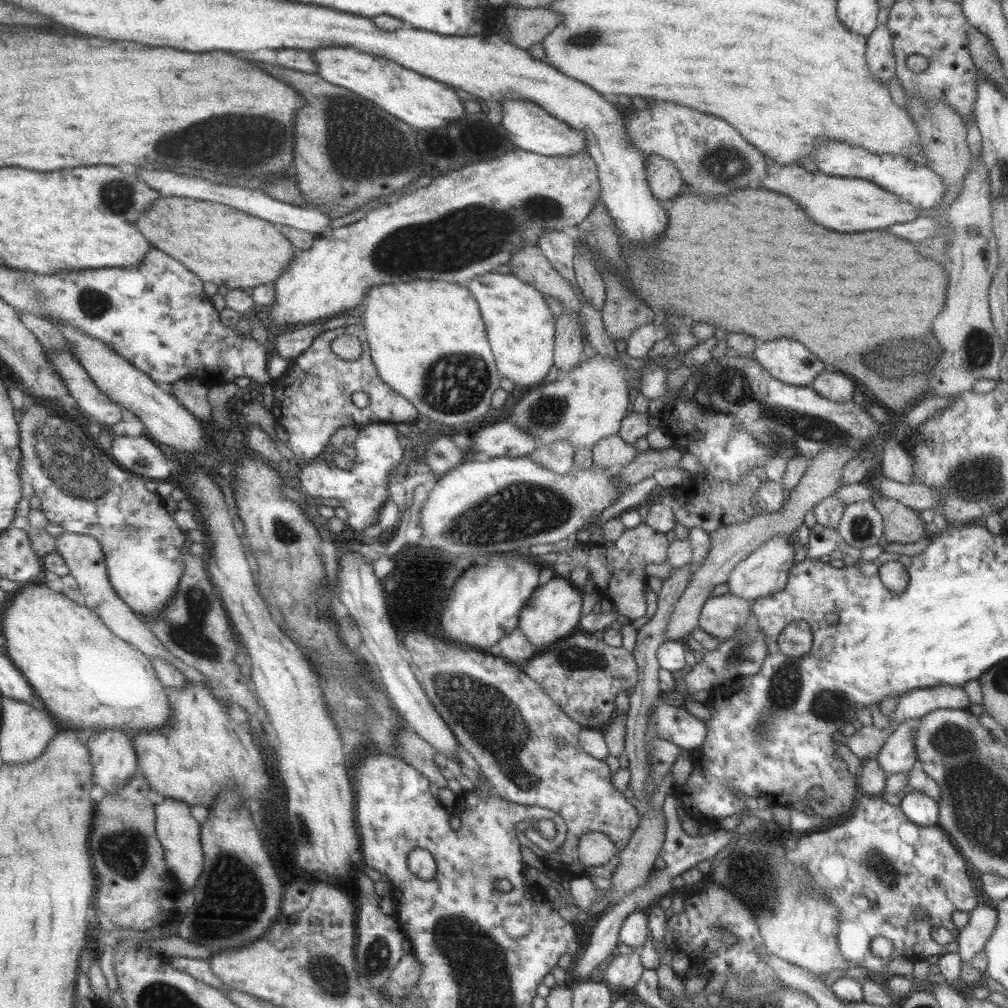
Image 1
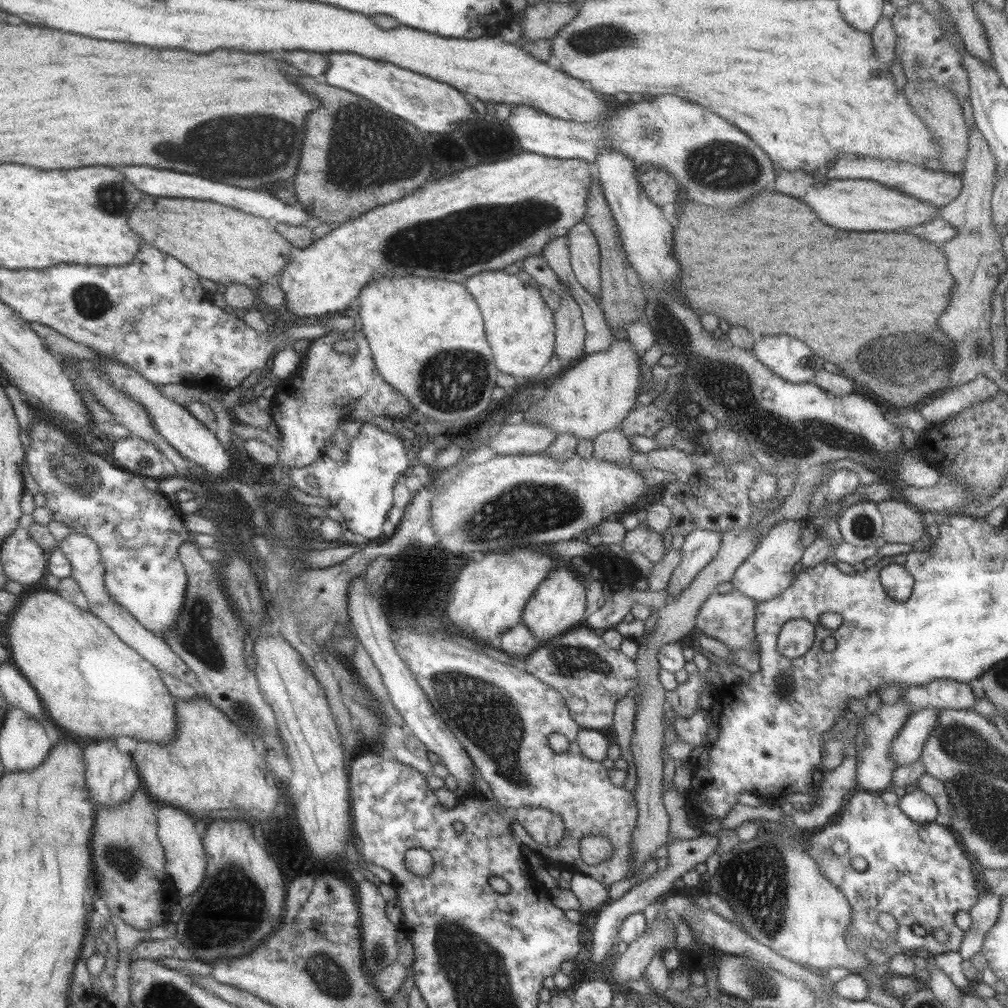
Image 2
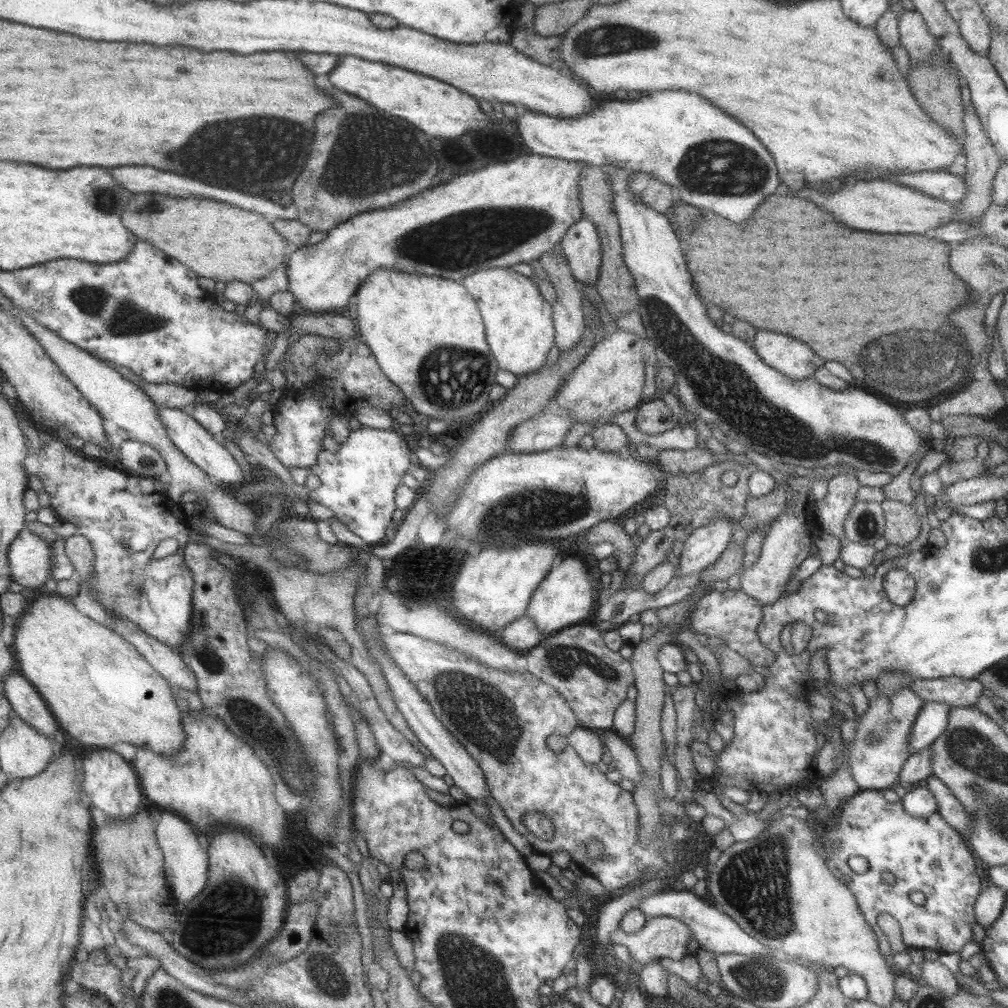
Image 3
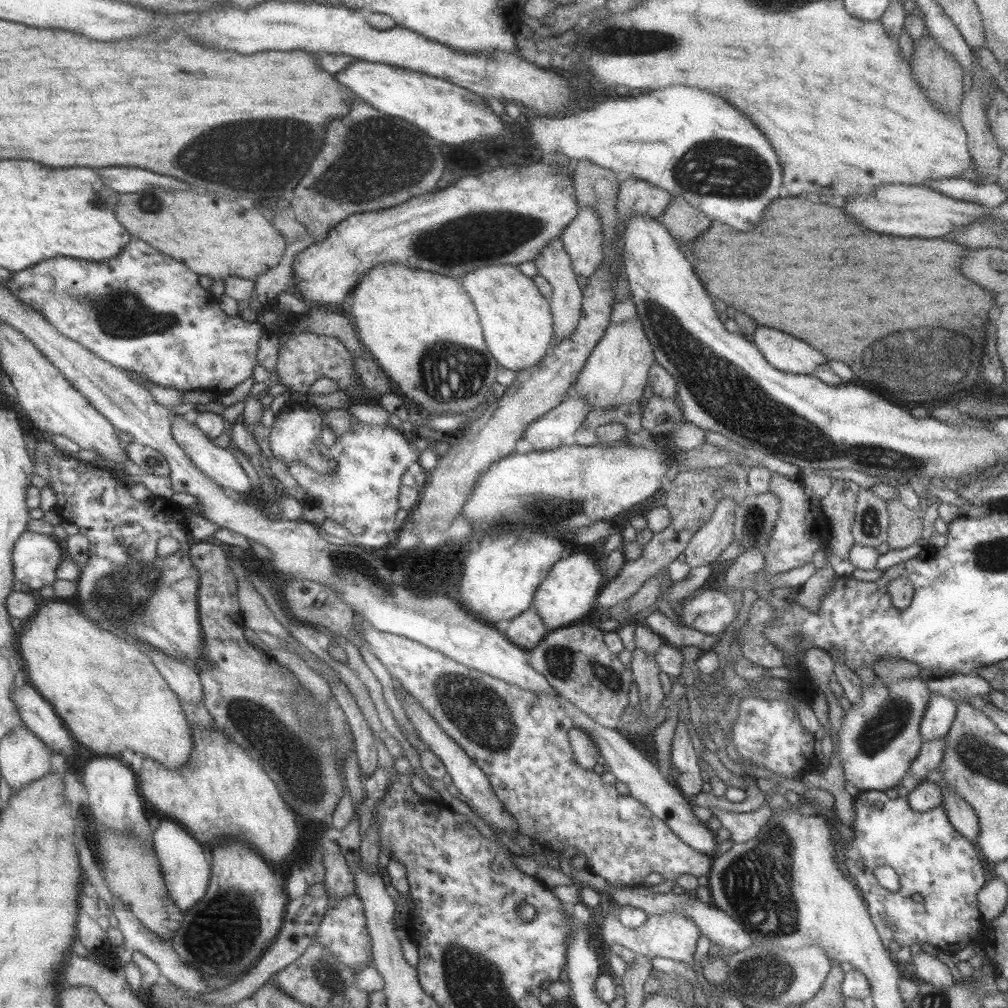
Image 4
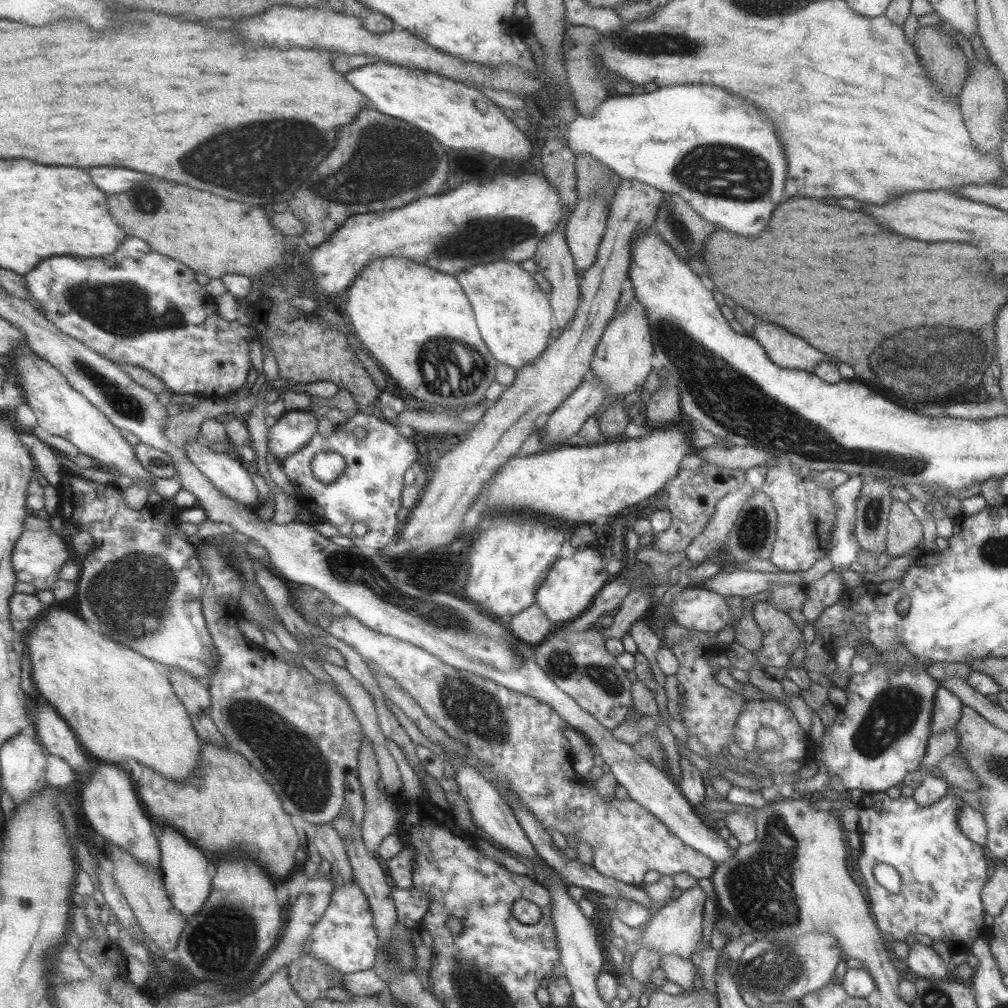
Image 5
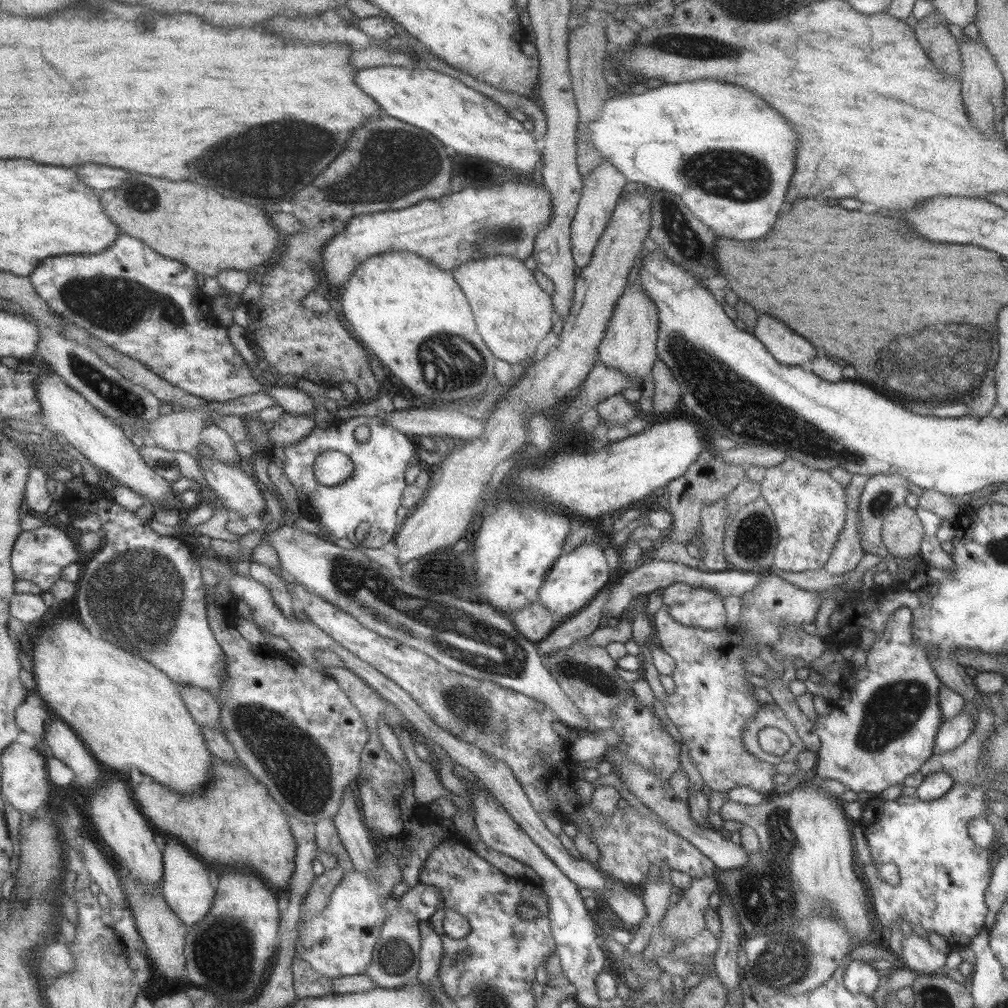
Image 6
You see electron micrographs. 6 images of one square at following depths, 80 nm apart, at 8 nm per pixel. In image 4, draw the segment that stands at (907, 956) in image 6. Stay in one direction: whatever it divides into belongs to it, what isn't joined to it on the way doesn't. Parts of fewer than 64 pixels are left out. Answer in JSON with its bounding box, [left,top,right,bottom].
[910,952,956,988]

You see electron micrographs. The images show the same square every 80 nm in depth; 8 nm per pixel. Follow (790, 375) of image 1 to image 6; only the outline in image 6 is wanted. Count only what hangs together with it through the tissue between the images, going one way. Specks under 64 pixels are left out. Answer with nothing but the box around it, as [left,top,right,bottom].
[753,316,815,366]

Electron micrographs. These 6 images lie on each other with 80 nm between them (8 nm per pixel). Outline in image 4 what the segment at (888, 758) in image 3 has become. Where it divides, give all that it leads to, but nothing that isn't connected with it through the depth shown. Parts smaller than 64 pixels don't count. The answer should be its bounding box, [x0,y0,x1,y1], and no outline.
[837,676,931,791]

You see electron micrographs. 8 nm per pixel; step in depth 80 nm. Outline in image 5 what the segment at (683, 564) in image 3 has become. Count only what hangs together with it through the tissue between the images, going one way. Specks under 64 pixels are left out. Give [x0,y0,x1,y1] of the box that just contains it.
[683,483,753,566]

